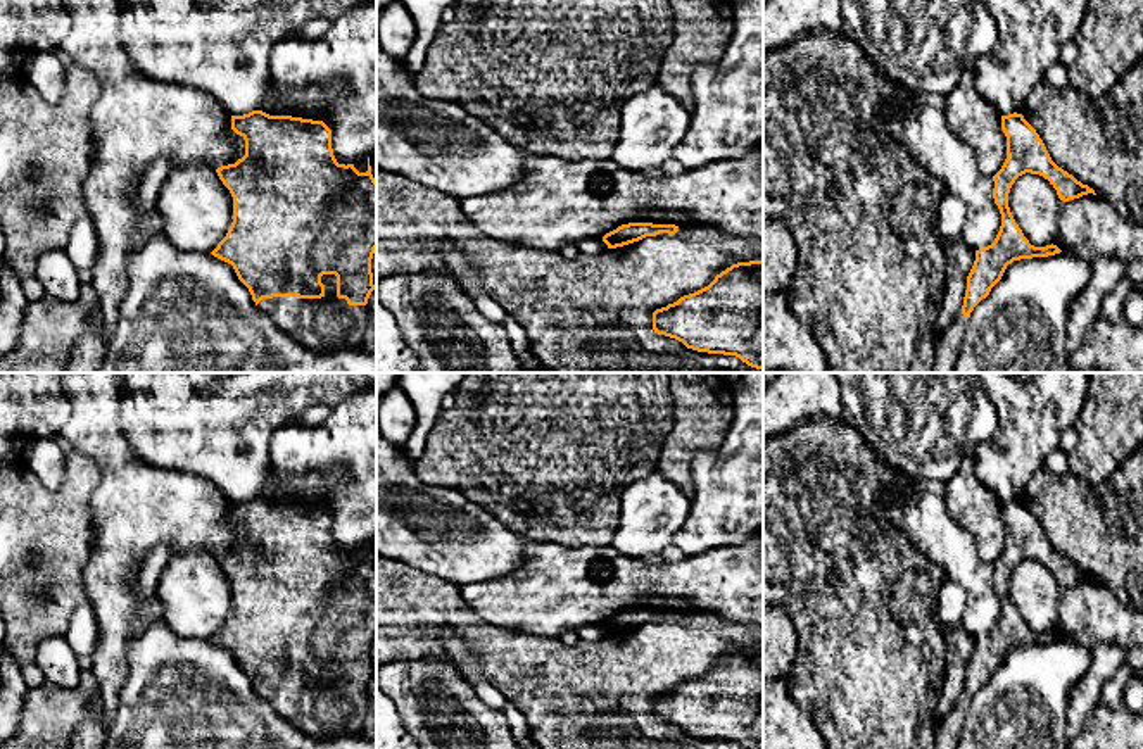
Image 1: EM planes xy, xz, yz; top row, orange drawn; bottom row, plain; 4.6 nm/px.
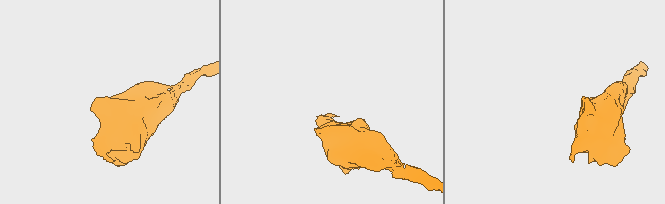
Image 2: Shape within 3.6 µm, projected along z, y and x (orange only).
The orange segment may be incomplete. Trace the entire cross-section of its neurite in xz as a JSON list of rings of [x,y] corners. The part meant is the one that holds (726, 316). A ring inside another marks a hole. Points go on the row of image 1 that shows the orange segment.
[[[763,261],[732,264],[708,286],[656,309],[653,330],[682,342],[687,349],[736,356],[748,366],[763,369]]]

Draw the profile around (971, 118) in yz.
[[[972,67],[941,105],[950,131],[974,150],[982,174],[995,176],[1007,159],[1007,136],[1001,114],[977,91]]]

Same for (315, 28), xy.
[[[323,17],[311,19],[295,26],[292,36],[299,40],[316,40],[323,36],[330,29],[330,26],[332,22],[328,19]]]

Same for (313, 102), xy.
[[[333,83],[288,91],[269,85],[259,110],[269,116],[292,116],[316,121],[332,112],[342,88],[342,83]]]

